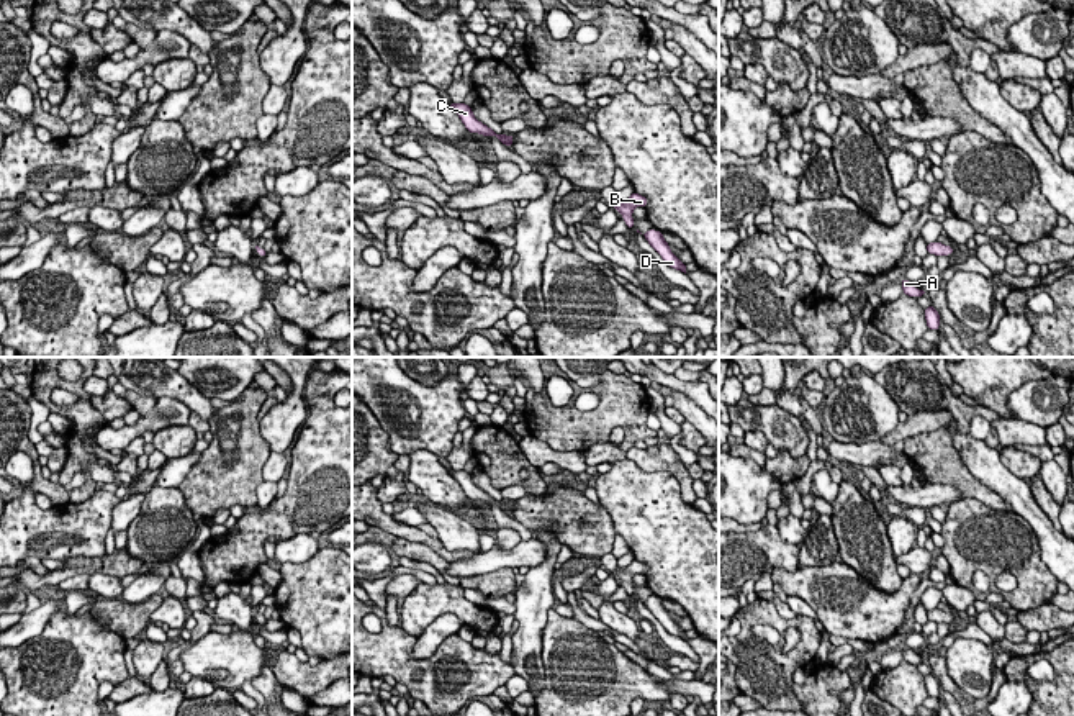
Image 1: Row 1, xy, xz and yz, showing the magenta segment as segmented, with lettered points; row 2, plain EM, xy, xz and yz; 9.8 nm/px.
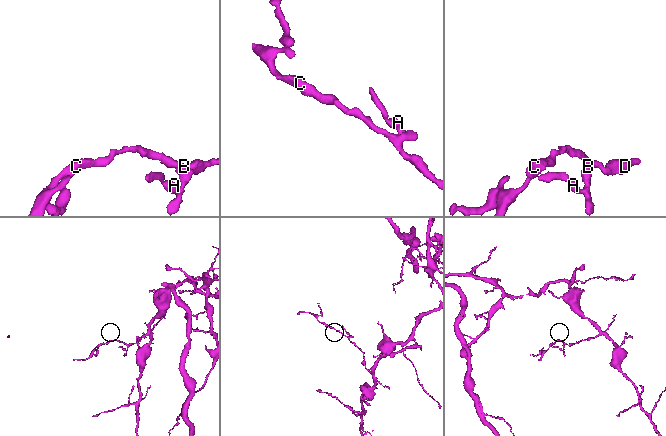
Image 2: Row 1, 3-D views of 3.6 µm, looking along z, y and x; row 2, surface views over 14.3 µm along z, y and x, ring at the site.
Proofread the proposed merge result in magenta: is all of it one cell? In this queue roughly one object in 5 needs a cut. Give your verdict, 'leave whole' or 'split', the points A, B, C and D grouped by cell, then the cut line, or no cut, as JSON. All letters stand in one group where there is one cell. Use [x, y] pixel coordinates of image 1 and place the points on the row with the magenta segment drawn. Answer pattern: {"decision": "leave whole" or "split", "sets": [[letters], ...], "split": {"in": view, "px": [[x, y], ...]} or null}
{"decision": "leave whole", "sets": [["A", "B", "C", "D"]], "split": null}

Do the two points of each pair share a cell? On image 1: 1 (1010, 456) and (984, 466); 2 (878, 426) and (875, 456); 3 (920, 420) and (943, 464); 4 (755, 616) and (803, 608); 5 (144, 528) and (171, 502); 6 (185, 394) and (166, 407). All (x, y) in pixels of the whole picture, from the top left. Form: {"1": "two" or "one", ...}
{"1": "two", "2": "two", "3": "two", "4": "two", "5": "one", "6": "two"}

